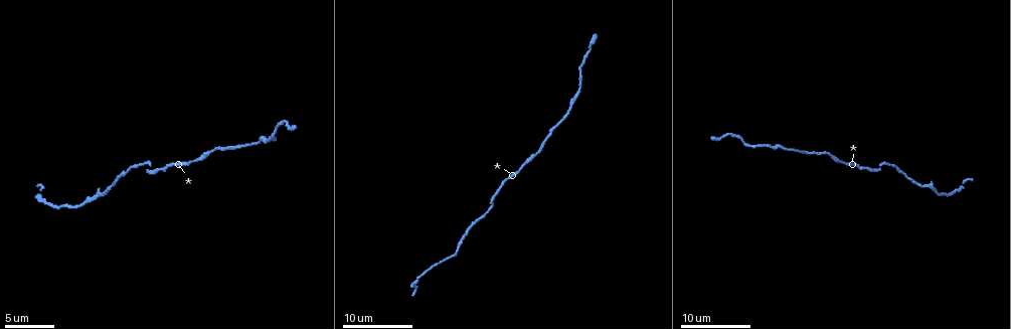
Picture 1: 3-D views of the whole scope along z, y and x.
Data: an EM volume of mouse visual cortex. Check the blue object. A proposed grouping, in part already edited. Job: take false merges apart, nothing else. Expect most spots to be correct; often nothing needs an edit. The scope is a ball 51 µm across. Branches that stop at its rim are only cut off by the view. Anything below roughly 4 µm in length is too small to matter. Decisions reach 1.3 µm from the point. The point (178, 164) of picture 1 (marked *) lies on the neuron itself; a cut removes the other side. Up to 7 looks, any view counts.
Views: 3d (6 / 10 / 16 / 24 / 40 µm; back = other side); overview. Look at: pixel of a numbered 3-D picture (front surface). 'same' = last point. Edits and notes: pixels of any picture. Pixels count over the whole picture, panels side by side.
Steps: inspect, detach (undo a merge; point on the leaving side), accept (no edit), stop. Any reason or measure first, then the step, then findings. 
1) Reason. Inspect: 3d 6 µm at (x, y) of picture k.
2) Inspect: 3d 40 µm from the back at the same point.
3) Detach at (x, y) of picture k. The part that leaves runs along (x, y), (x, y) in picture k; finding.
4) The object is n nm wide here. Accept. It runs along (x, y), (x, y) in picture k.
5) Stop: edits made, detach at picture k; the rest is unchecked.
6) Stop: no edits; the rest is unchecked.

Narrows sharply. Inspect: 3d 10 µm at (491, 204) of picture 1.

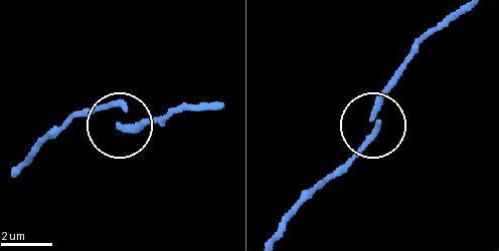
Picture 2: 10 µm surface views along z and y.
Accept. Continuous, no second neuron.

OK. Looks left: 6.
Calibre changes. Inspect: 3d 10 µm at (831, 156) of picture 1.

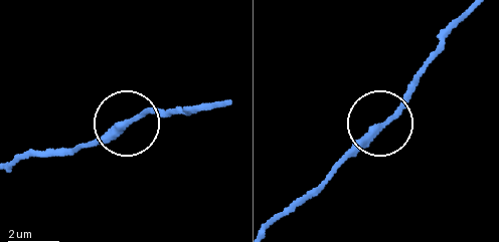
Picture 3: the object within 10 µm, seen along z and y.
Inspect: 3d 10 µm from the back at (127, 123) of picture 3.

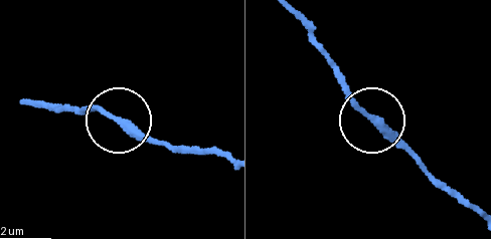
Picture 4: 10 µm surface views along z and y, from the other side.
Accept. Continuous, no second neuron.

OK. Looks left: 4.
Thick turns thin. Inspect: 3d 10 µm at (804, 150) of picture 1.

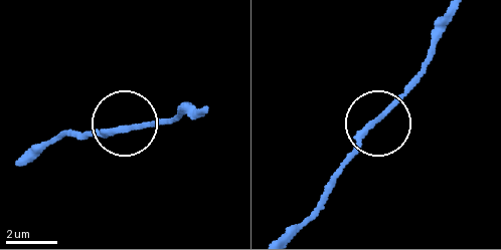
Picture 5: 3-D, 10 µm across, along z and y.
Closer look. Inspect: 3d 6 µm at (376, 117) of picture 5.

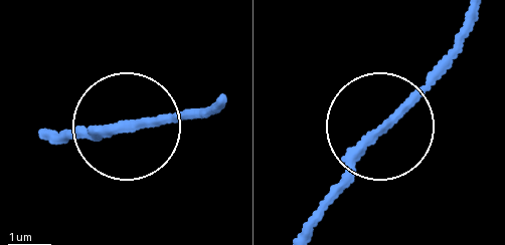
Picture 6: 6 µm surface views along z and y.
The object is 200 nm wide here. Accept. Continuous, no second neuron.

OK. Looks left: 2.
Sudden change in width. Inspect: 3d 10 µm at (936, 192) of picture 1.

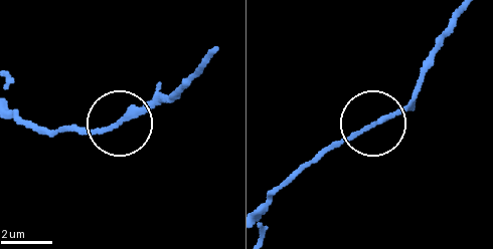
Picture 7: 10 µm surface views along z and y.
Accept. All the same neuron.

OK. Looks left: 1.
Stop: no edits; the rest is unchecked.

